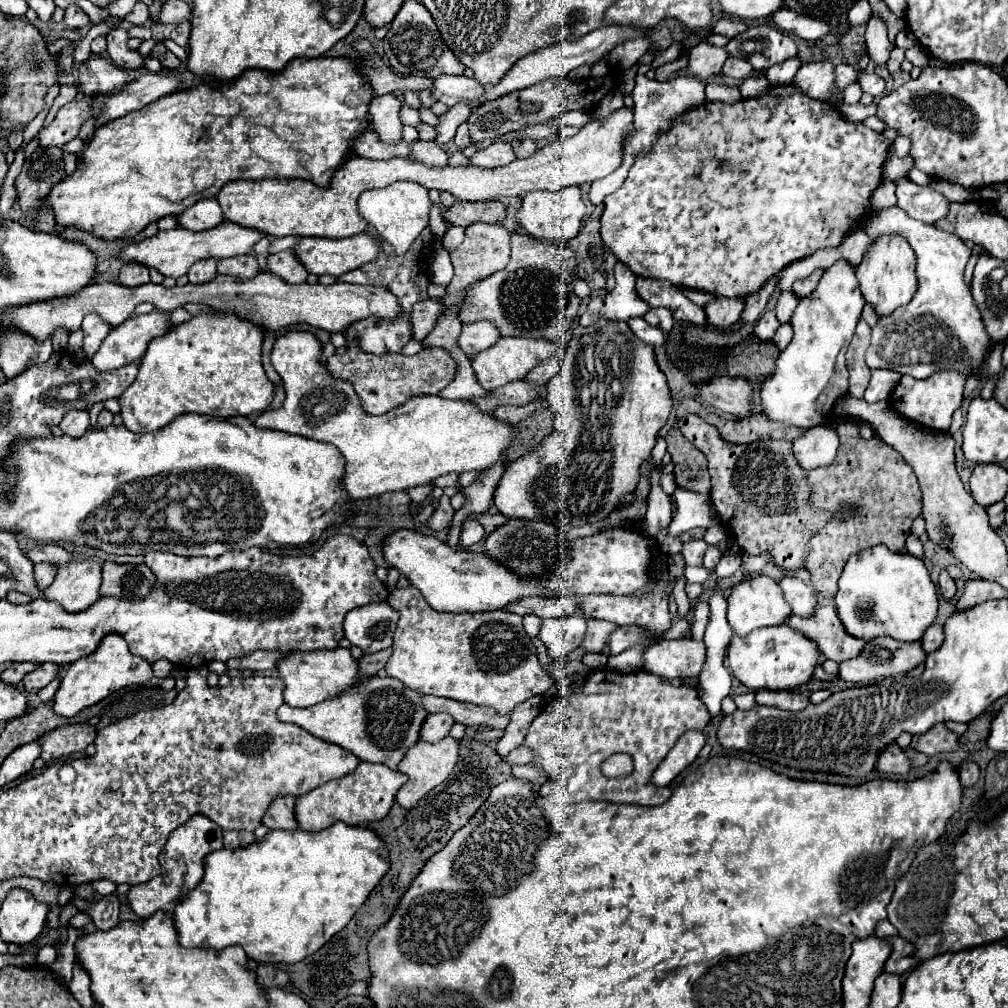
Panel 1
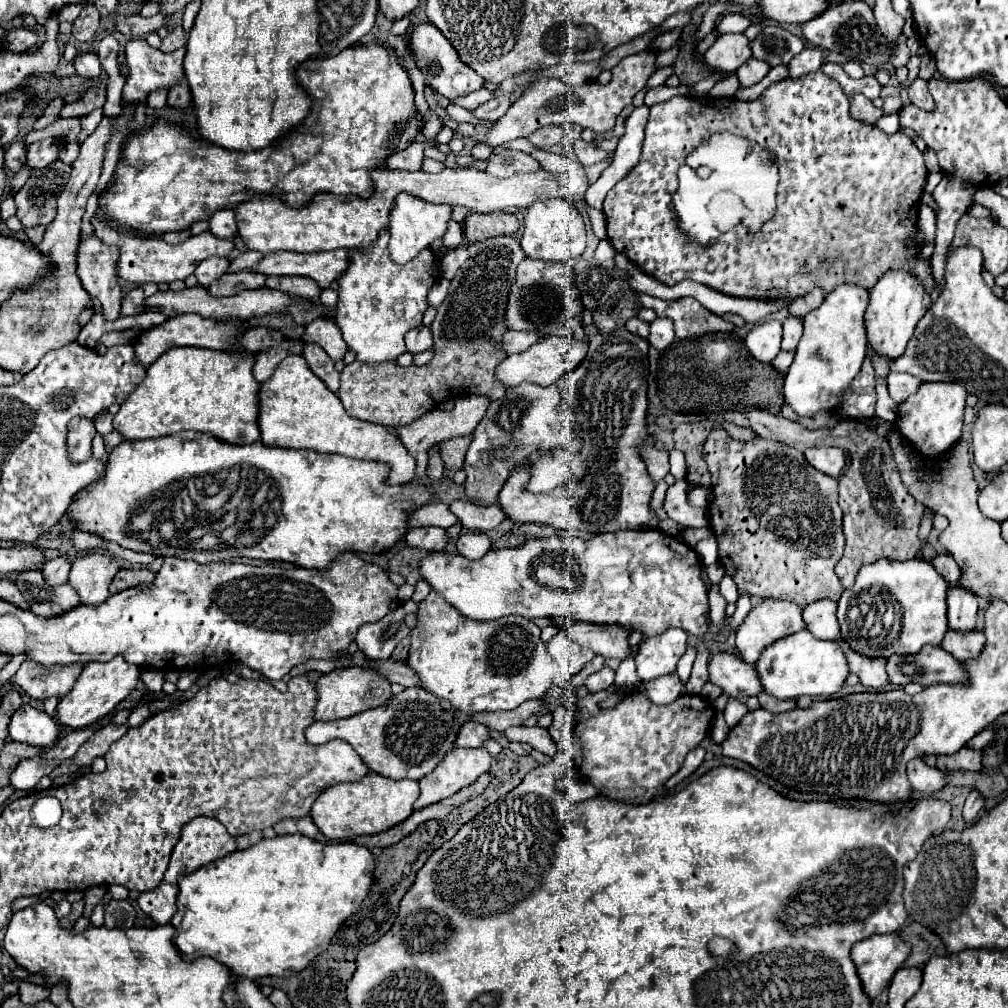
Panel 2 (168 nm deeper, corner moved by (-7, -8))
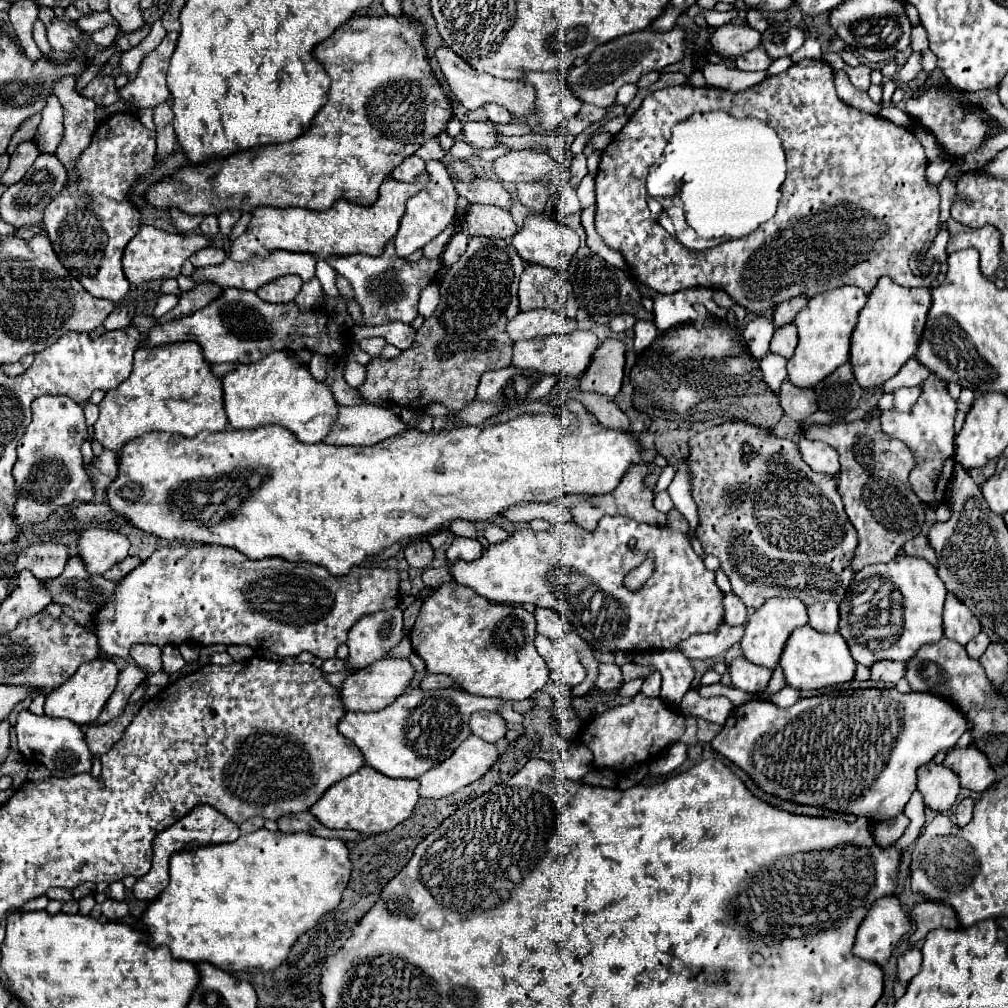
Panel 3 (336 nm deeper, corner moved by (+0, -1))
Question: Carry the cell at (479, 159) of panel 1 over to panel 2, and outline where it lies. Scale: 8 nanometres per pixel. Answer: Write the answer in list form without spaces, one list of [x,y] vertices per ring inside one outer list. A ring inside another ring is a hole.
[[[502,150],[500,154],[494,154],[488,162],[486,162],[486,172],[490,172],[492,176],[512,176],[518,172],[534,172],[538,170],[538,162],[520,150]]]

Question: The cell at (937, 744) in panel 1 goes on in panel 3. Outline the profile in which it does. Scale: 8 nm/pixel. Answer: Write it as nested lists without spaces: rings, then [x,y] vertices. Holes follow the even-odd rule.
[[[973,745],[965,749],[951,749],[943,765],[959,775],[961,787],[971,791],[985,791],[995,781],[995,773],[987,757]]]

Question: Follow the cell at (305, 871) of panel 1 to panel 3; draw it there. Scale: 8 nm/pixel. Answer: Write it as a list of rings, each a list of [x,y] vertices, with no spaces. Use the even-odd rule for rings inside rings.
[[[259,829],[251,835],[241,835],[233,843],[205,845],[173,853],[169,885],[149,903],[147,911],[141,915],[141,923],[147,939],[155,945],[169,947],[175,959],[191,963],[207,961],[227,973],[251,969],[271,971],[287,959],[291,945],[309,931],[323,913],[329,913],[339,905],[349,875],[349,849],[341,839]]]

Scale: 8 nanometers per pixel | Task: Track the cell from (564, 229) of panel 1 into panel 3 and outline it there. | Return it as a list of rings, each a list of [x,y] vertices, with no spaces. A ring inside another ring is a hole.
[[[527,215],[525,225],[515,233],[511,243],[525,263],[543,265],[543,267],[549,267],[549,269],[555,269],[555,271],[567,271],[571,257],[579,247],[579,235],[573,229],[559,225],[549,215]]]

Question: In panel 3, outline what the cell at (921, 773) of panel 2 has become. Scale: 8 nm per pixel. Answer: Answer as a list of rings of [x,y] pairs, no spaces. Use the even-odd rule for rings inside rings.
[[[927,763],[919,769],[917,789],[923,795],[925,807],[937,813],[947,813],[961,793],[959,777],[945,765],[937,763]]]

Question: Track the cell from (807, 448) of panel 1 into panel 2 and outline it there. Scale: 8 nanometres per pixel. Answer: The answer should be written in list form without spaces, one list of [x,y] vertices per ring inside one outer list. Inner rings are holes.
[[[822,446],[822,448],[808,448],[804,452],[808,464],[812,464],[816,470],[828,474],[828,476],[840,476],[846,466],[846,454],[840,448],[834,446]]]

